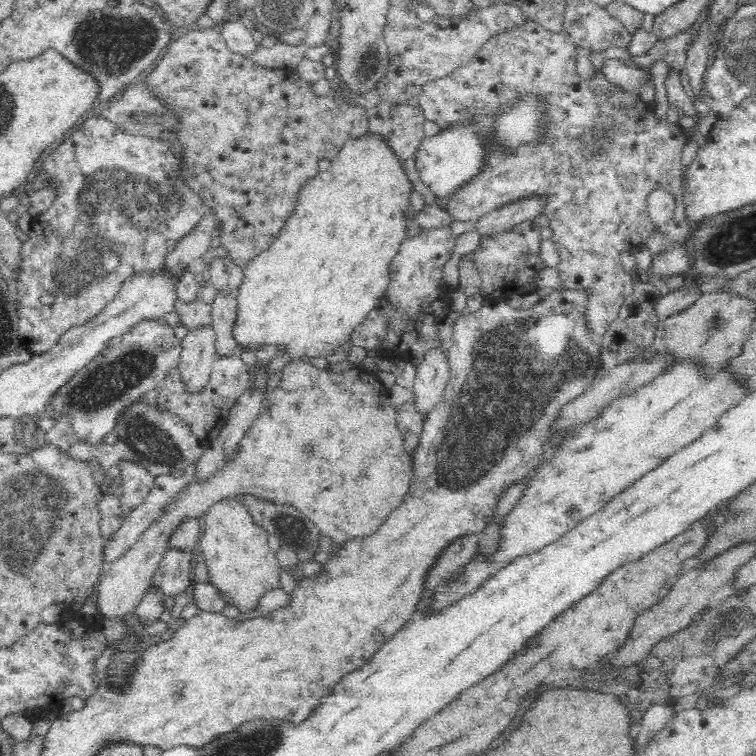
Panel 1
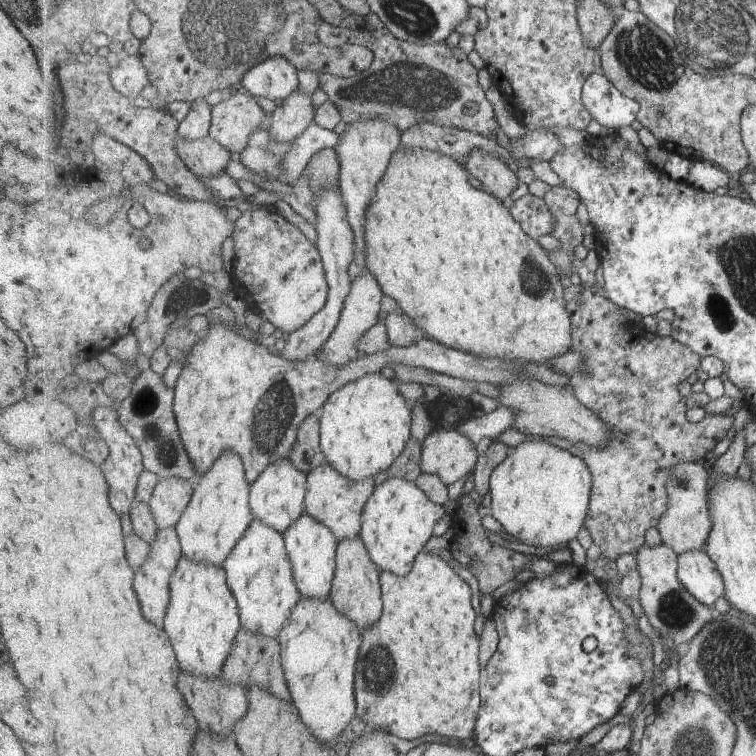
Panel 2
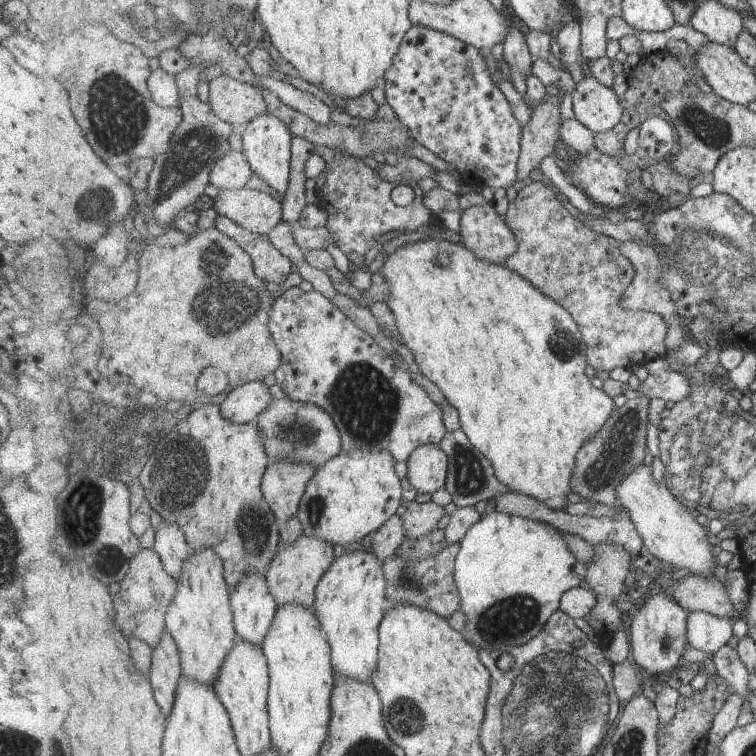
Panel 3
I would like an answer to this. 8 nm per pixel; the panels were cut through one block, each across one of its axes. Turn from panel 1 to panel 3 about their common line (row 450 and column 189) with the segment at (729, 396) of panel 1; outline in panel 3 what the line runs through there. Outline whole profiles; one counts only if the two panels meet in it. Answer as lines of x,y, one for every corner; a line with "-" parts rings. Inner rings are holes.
213,547
193,552
184,564
178,589
167,615
167,628
171,630
180,648
184,675
197,678
212,687
238,638
230,586
223,564
224,560

